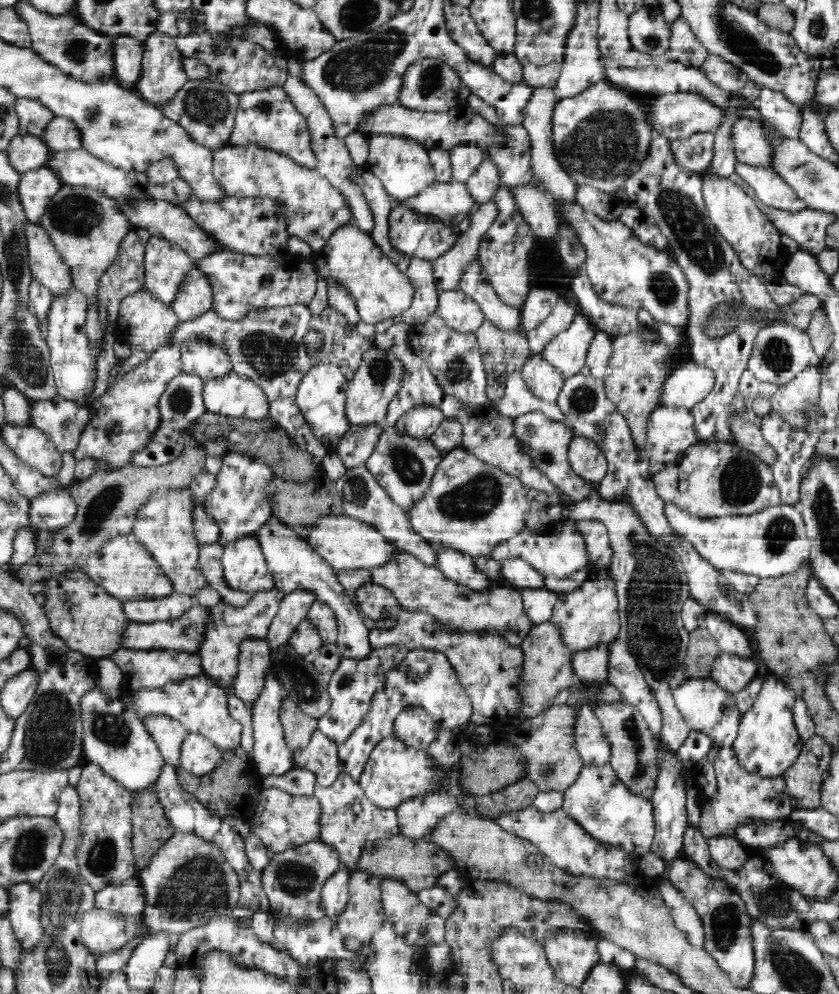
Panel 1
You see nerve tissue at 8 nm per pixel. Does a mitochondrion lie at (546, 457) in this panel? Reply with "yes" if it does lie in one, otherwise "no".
yes

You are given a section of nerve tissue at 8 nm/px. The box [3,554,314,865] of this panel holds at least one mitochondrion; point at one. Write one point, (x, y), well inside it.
(48, 737)

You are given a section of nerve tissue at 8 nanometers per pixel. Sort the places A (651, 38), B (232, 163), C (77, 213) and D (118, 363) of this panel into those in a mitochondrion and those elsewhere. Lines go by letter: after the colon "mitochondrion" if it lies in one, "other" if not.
A: mitochondrion
B: other
C: mitochondrion
D: other

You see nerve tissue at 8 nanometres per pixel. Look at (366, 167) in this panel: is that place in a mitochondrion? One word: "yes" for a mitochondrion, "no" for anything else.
no

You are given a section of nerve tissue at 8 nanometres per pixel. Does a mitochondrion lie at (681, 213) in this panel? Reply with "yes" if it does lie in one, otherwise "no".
yes

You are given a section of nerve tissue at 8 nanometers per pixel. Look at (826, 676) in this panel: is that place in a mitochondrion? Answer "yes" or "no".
no

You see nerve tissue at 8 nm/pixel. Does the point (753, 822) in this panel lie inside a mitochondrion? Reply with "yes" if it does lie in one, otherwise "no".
no

